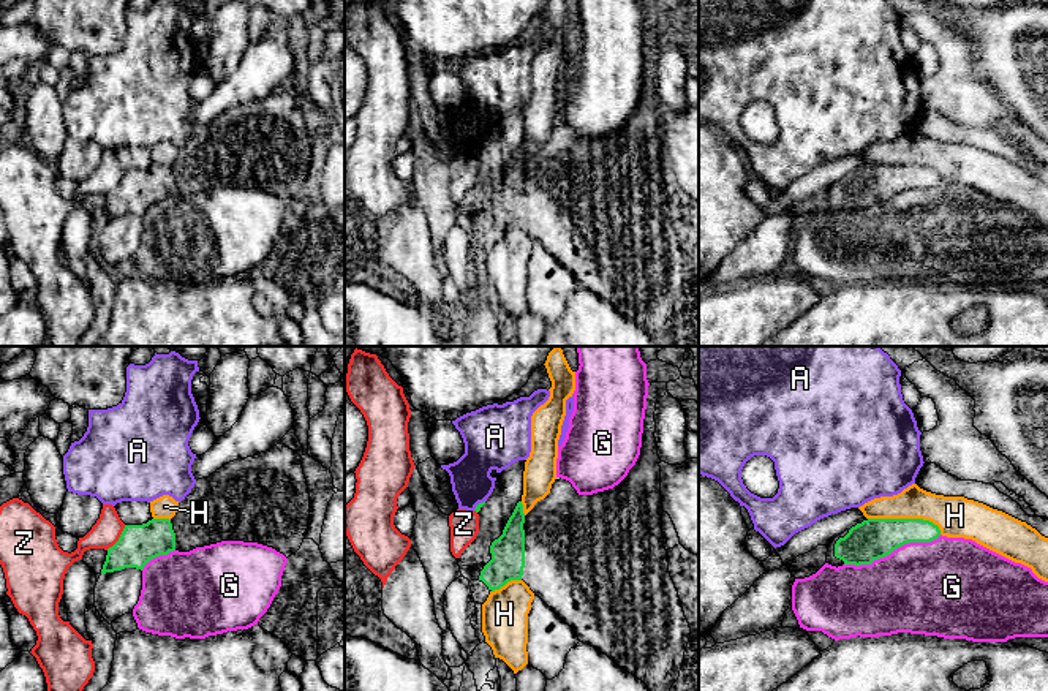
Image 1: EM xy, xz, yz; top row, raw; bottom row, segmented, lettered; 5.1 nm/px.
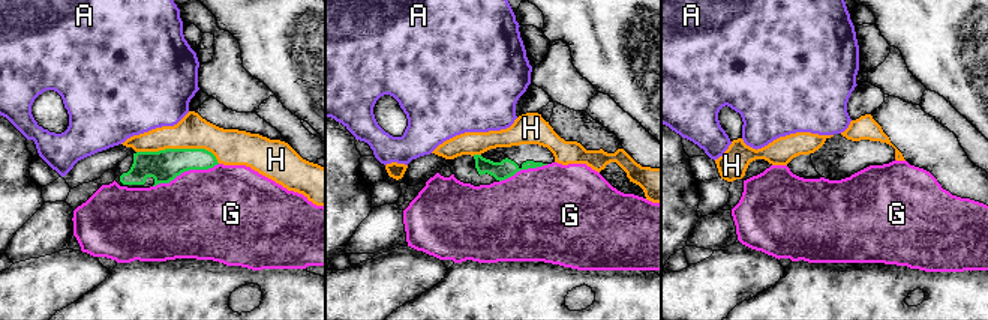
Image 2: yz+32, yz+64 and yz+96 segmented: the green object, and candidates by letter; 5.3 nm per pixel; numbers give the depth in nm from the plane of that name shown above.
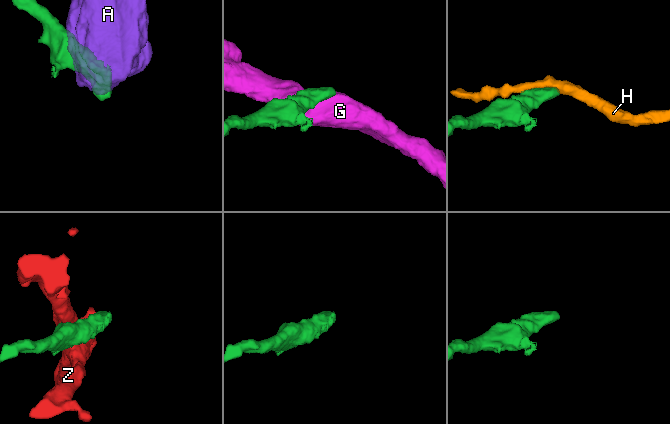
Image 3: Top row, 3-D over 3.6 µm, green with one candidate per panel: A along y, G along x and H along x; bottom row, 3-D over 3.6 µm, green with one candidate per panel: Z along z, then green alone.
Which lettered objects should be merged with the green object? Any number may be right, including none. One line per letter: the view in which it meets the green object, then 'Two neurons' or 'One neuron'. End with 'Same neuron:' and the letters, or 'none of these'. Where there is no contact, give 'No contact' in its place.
A: Touches green in xz. Two neurons
G: Touches green in yz. Two neurons
H: Touches green in yz. Two neurons
Z: Touches green in xy. Two neurons
Same neuron: none of these

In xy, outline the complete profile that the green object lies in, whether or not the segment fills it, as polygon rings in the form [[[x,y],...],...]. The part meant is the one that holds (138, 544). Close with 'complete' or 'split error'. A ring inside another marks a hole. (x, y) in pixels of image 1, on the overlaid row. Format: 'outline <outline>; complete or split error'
outline [[[280,443],[258,455],[229,462],[209,478],[198,479],[191,492],[179,503],[171,520],[152,519],[142,525],[125,525],[119,541],[107,549],[101,574],[125,568],[142,571],[150,560],[160,555],[174,550],[190,552],[221,541],[258,542],[275,549],[286,558],[291,557],[300,549],[310,520],[310,493],[300,459],[299,454]]]; split error

